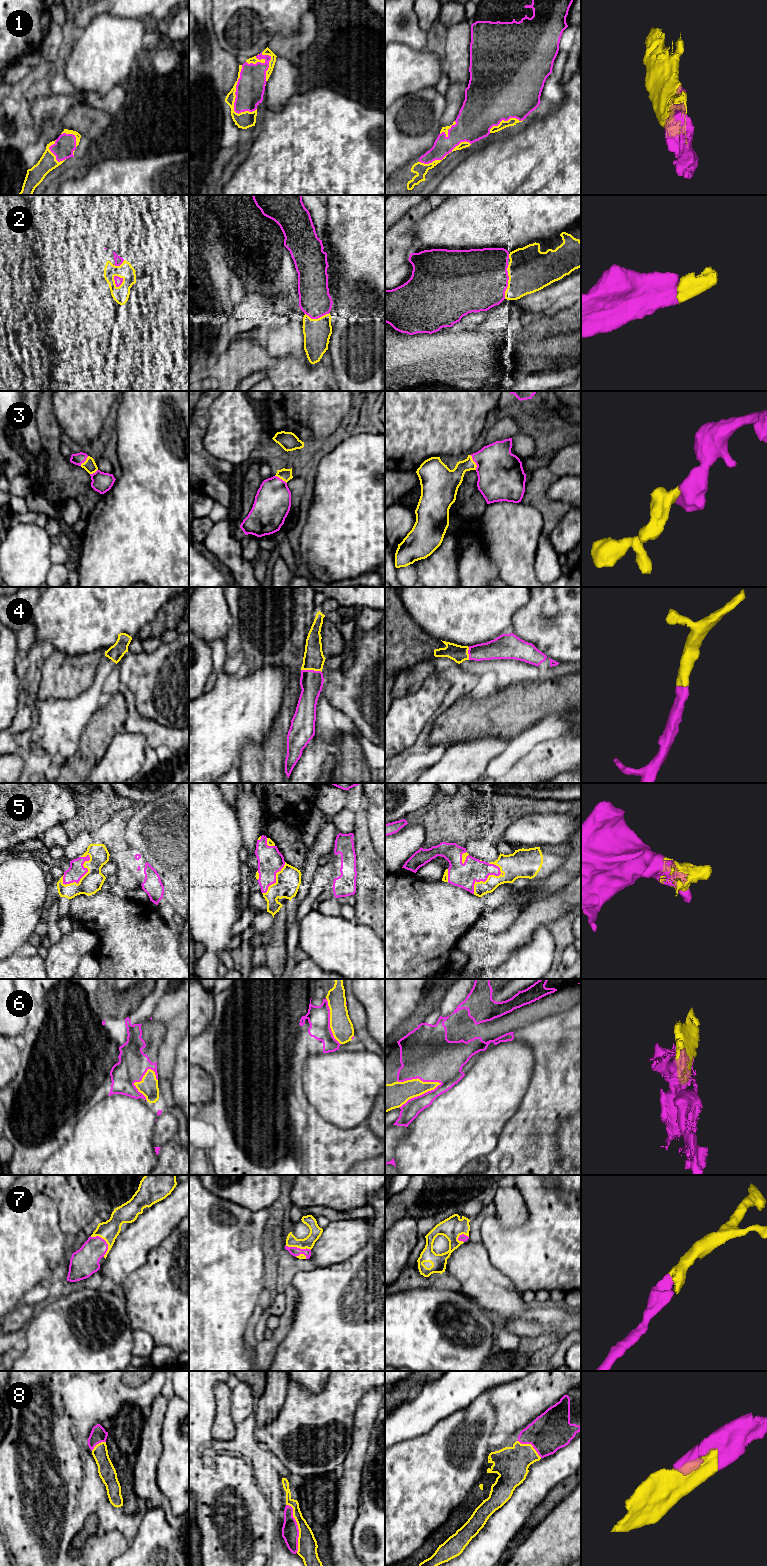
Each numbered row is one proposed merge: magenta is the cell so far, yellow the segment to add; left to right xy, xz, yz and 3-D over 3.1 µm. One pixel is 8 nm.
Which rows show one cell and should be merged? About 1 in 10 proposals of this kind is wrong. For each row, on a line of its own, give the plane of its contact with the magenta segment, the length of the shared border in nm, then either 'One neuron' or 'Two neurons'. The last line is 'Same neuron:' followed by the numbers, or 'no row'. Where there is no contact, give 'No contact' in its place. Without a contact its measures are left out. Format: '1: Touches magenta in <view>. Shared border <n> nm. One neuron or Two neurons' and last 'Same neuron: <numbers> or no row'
1: Touches magenta in xz. Shared border 400 nm. One neuron
2: Touches magenta in xy. Shared border 110 nm. One neuron
3: Touches magenta in yz. Shared border 130 nm. One neuron
4: Touches magenta in xz. Shared border 170 nm. One neuron
5: Touches magenta in xy. Shared border 320 nm. One neuron
6: Touches magenta in yz. Shared border 400 nm. One neuron
7: Touches magenta in xy. Shared border 200 nm. One neuron
8: Touches magenta in xz. Shared border 400 nm. One neuron
Same neuron: 1, 2, 3, 4, 5, 6, 7, 8

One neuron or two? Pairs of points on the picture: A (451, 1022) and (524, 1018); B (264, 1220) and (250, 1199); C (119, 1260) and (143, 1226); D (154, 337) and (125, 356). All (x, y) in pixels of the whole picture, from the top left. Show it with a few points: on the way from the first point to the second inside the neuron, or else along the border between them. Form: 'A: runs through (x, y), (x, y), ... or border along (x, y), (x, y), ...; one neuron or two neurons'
A: runs through (469, 1014), (483, 1014), (487, 1018), (506, 1018); one neuron
B: border along (235, 1204), (253, 1211), (276, 1207); two neurons
C: runs through (127, 1252), (143, 1234); one neuron
D: runs through (147, 341), (143, 341), (132, 348); one neuron

